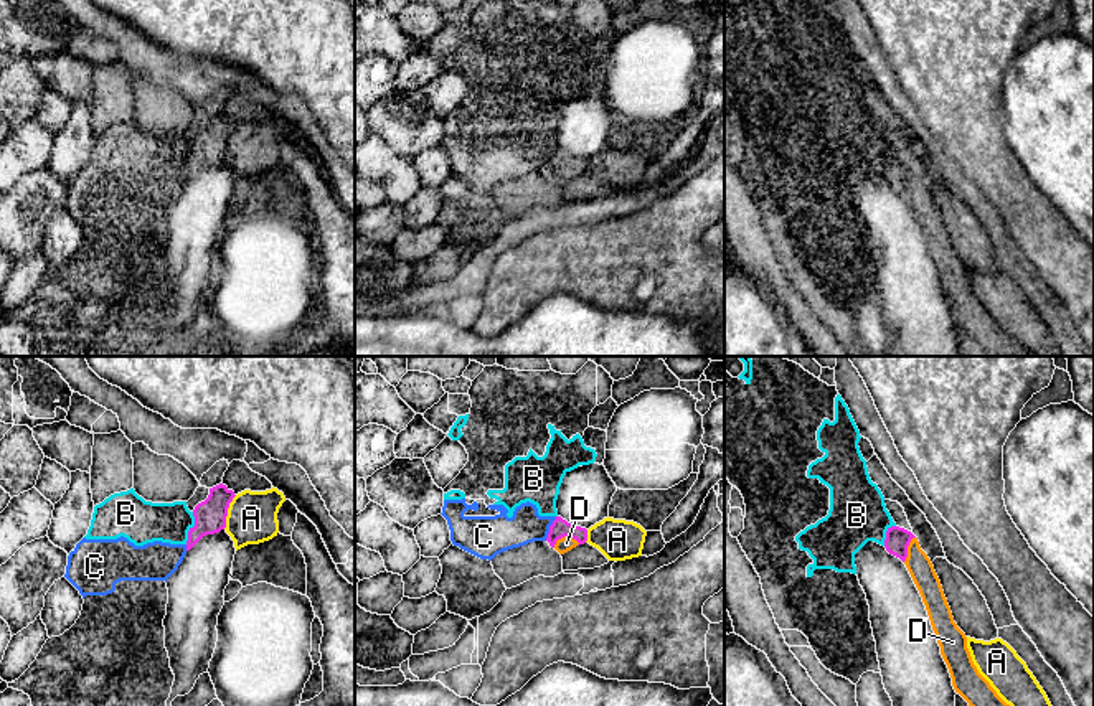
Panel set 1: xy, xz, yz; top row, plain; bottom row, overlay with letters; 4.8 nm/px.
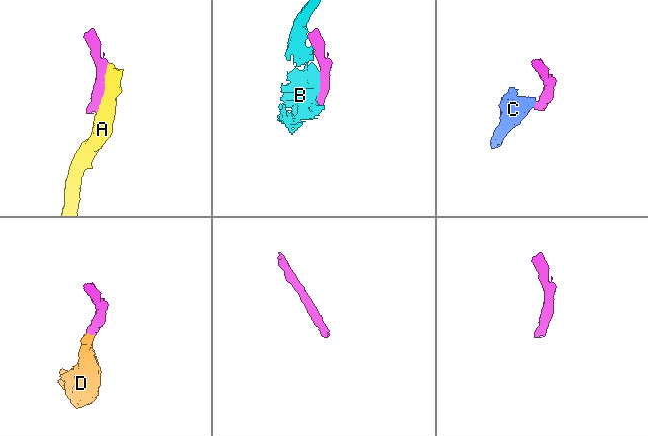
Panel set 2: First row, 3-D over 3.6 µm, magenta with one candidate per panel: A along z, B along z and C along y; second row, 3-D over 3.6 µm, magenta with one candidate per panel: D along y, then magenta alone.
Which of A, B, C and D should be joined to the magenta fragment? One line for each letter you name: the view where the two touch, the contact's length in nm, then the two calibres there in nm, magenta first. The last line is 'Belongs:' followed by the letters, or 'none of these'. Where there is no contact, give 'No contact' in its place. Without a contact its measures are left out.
D: Touches magenta in xz. Shared border 140 nm. Thickness 90 nm (magenta) against 70 nm
Belongs: D

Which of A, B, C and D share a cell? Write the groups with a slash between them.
A / B C / D

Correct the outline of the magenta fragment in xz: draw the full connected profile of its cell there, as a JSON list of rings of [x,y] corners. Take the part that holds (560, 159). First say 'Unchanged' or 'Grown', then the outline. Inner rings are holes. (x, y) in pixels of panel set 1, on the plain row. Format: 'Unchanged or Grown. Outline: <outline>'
Grown. Outline: [[[556,147],[553,155],[549,157],[549,163],[546,172],[551,178],[554,178],[559,185],[564,185],[576,178],[578,175],[584,175],[587,172],[587,160],[581,157],[574,157]]]

